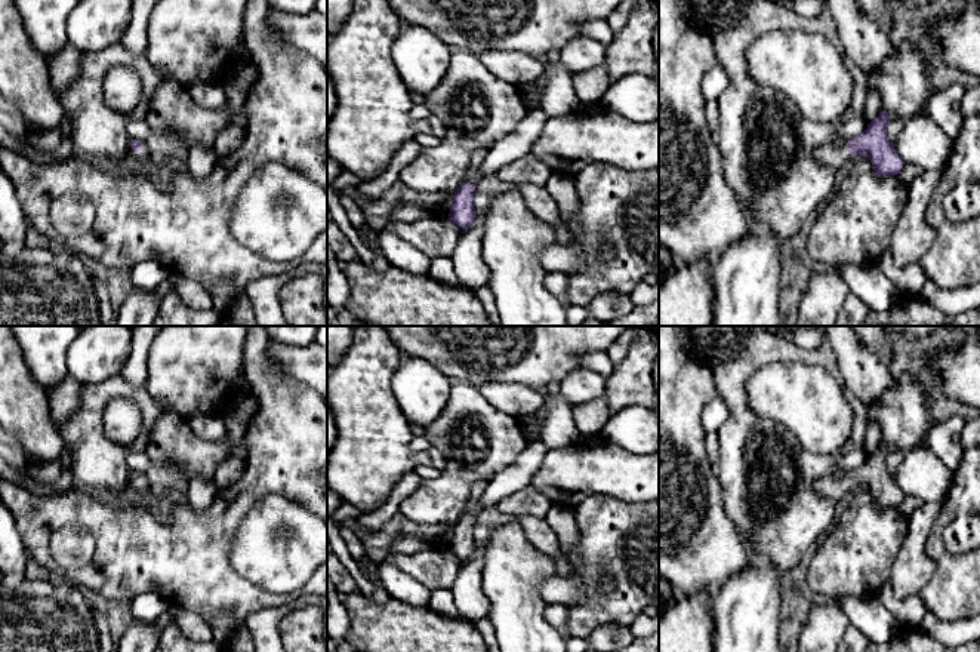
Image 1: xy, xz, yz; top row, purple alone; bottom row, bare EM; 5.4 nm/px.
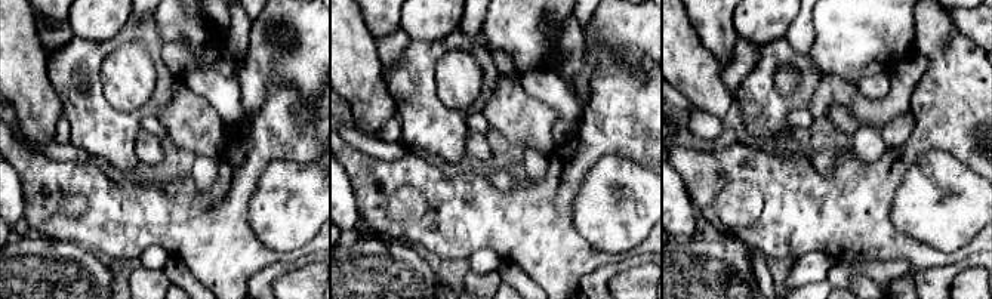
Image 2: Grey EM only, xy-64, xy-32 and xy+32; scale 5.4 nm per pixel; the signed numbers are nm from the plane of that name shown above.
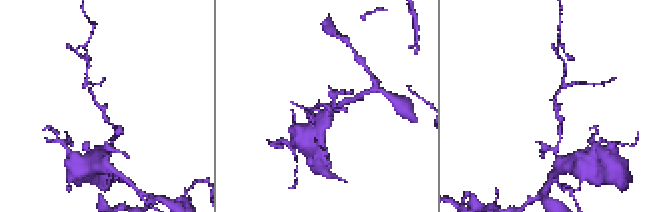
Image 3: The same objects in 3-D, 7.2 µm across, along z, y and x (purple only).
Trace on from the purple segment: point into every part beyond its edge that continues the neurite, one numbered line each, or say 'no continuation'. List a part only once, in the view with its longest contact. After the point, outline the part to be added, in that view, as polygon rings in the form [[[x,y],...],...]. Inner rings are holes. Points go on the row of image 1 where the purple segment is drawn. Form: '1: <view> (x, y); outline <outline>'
1: xy (144, 154); outline [[[141,141],[141,144],[142,144],[142,150],[141,150],[141,151],[136,151],[136,150],[133,150],[133,148],[130,148],[130,151],[132,151],[132,154],[133,154],[138,160],[141,160],[141,162],[144,162],[147,166],[150,166],[150,151],[148,151],[148,147],[147,147],[147,144],[142,142],[142,141]]]

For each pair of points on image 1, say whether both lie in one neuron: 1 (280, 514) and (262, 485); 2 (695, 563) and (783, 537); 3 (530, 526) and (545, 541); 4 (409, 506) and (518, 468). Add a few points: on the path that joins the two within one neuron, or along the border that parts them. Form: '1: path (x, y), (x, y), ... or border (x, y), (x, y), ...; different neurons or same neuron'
1: border (301, 504), (282, 495), (265, 494), (243, 517); different neurons
2: border (727, 517), (748, 549); different neurons
3: path (533, 529), (542, 538); same neuron
4: border (518, 455), (490, 479); different neurons

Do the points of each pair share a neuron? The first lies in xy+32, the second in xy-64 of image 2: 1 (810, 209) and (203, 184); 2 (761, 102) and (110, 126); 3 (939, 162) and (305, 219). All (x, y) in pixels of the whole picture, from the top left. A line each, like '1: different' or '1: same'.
1: different
2: same
3: same

